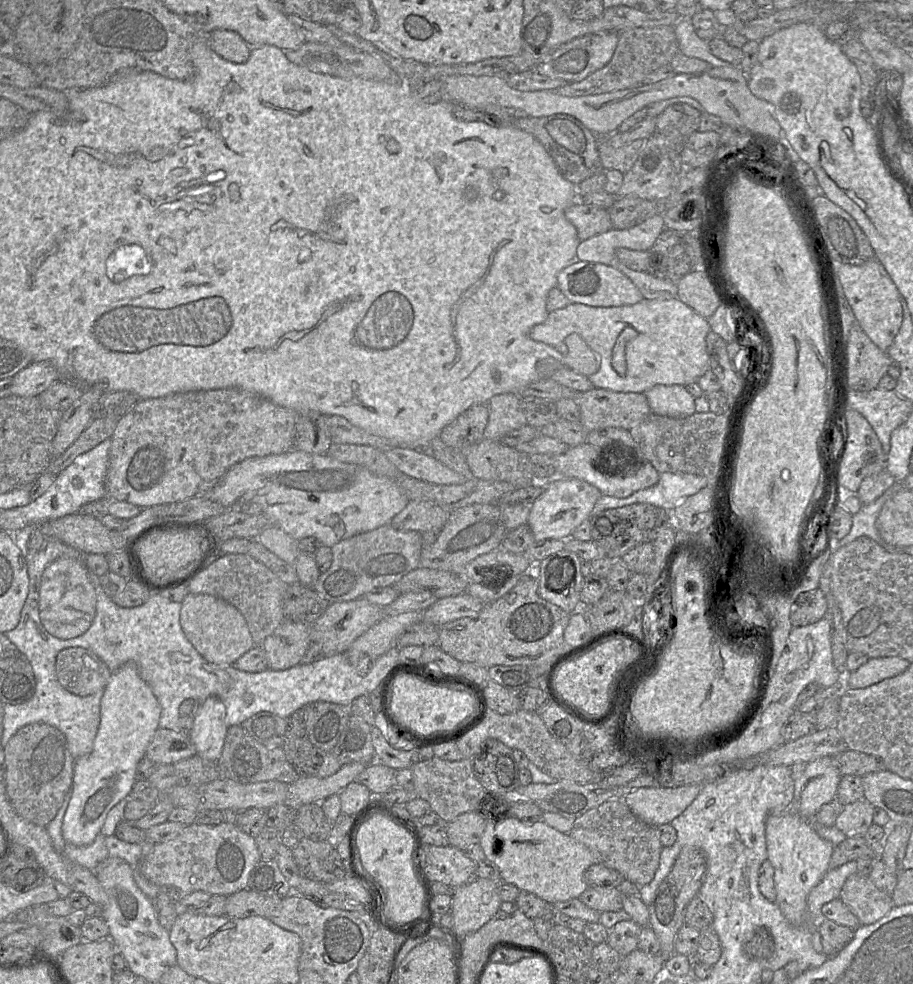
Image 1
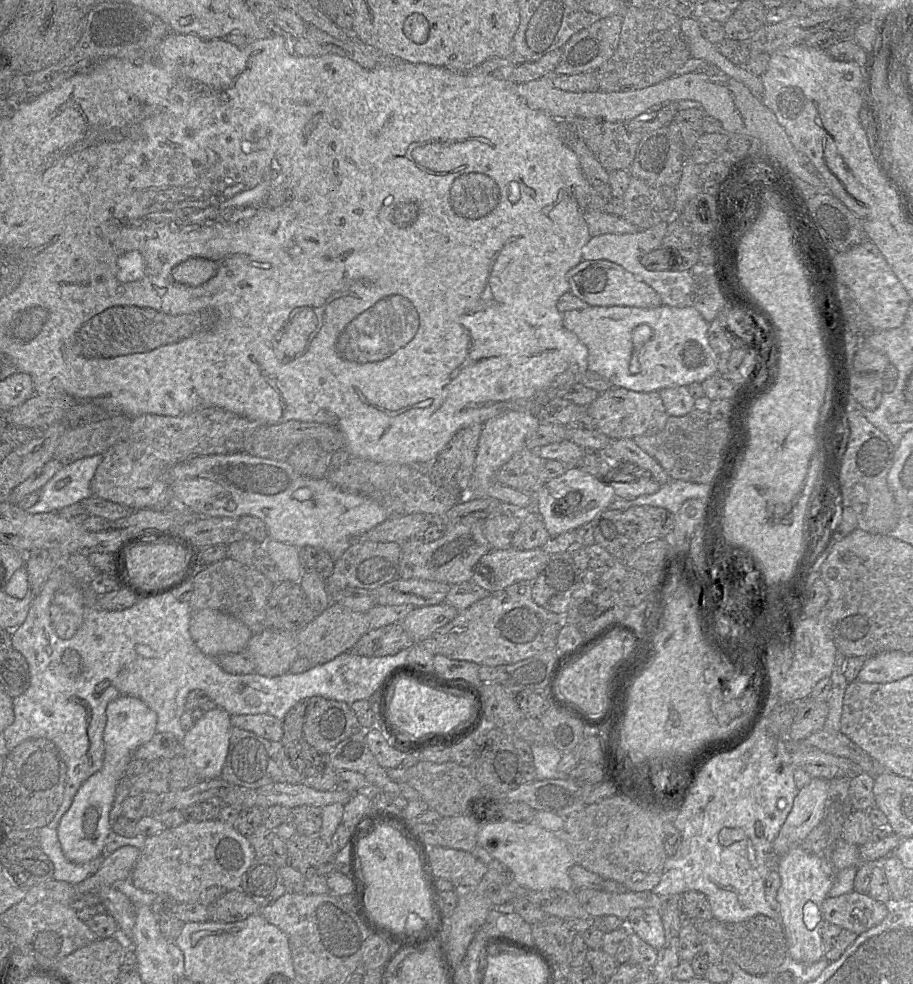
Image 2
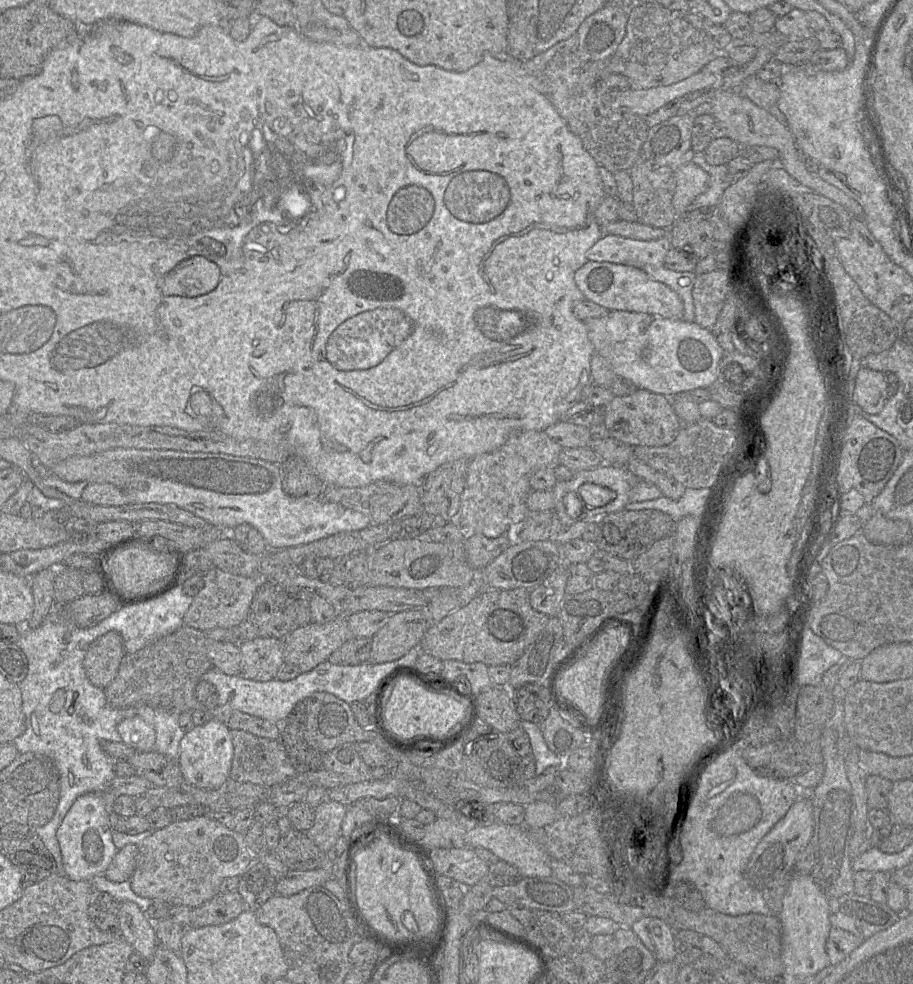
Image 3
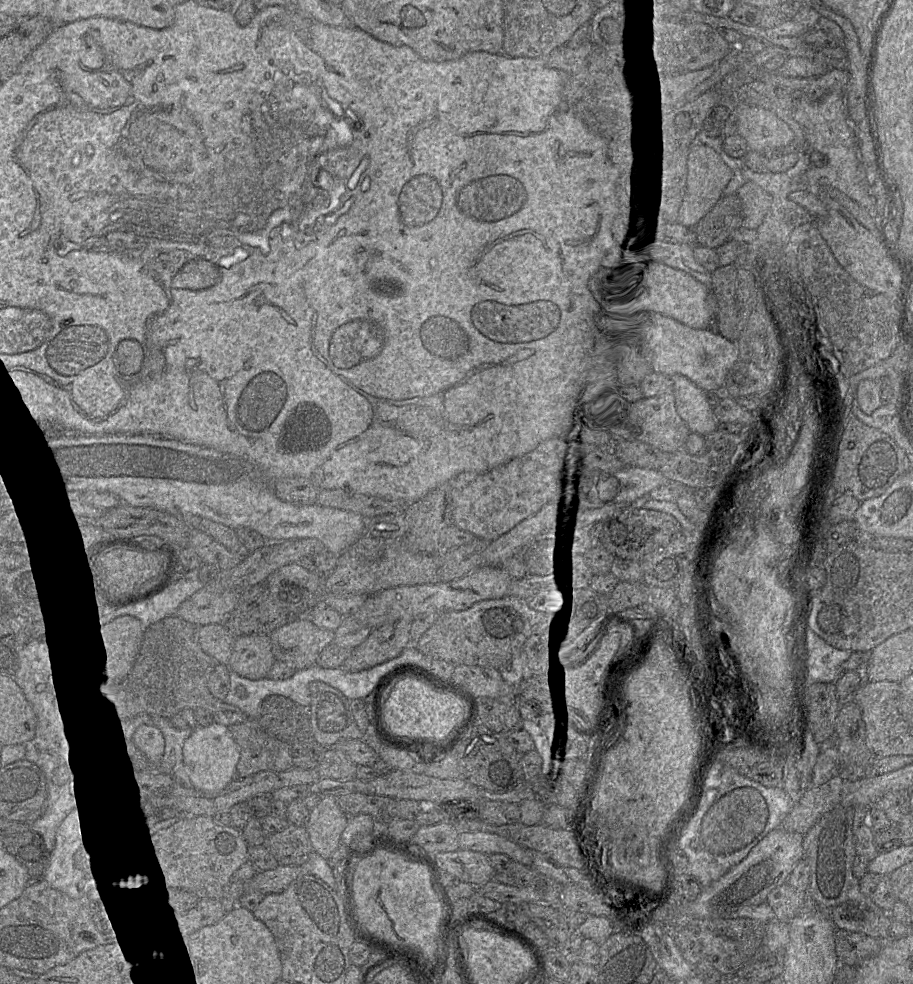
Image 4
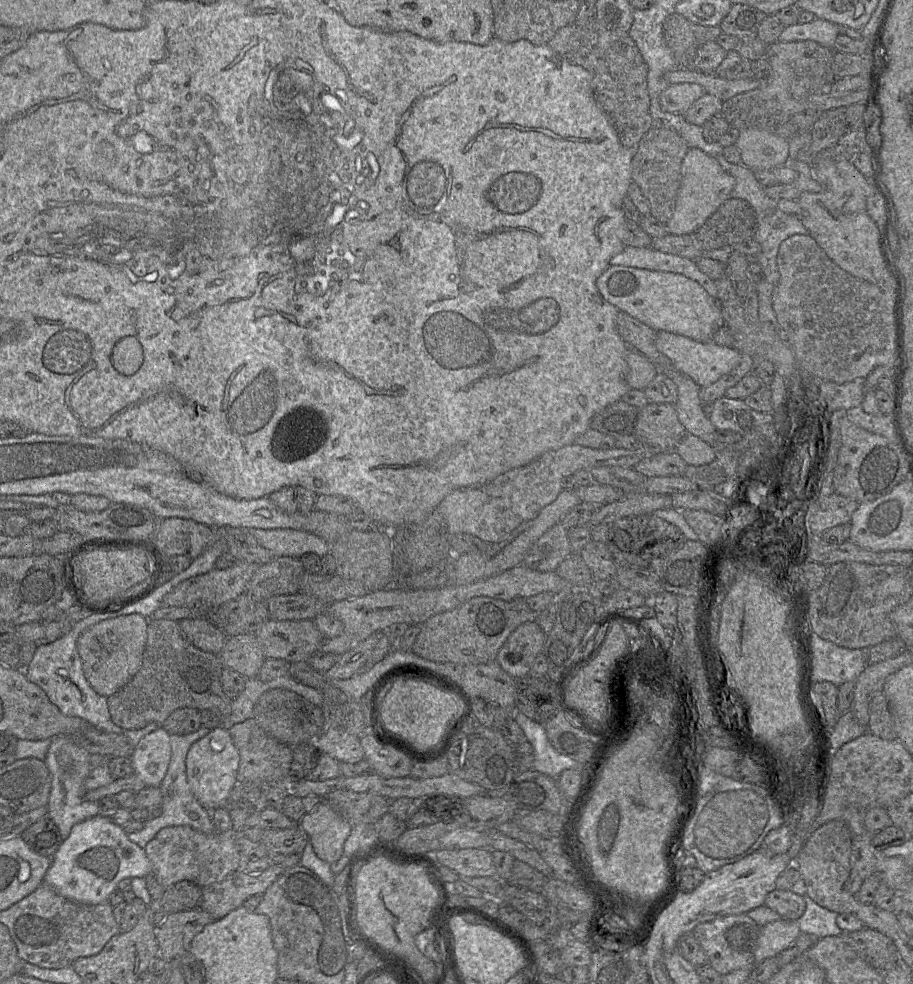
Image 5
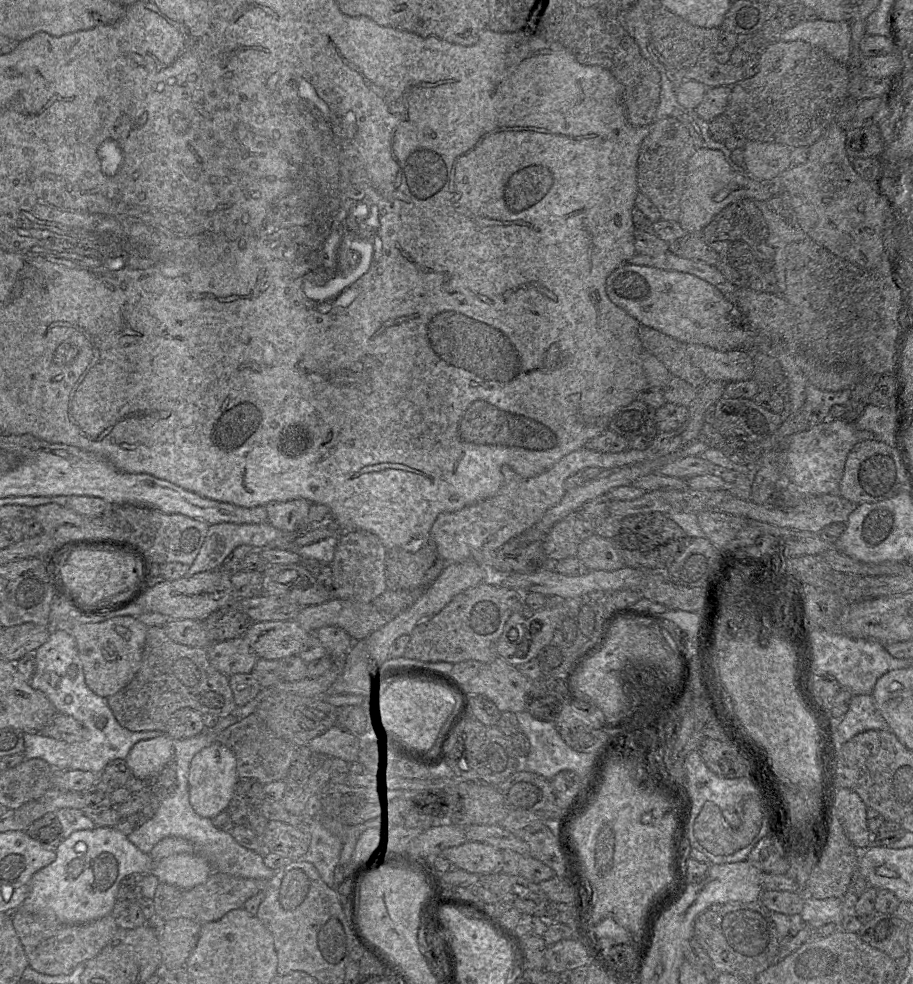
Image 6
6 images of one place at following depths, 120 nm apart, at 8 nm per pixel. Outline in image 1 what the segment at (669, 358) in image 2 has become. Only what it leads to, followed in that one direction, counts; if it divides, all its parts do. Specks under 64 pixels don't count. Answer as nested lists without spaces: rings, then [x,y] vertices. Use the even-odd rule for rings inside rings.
[[[678,297],[670,299],[643,298],[636,304],[623,306],[589,306],[570,303],[549,312],[547,319],[535,325],[530,337],[556,348],[562,355],[564,367],[586,376],[594,387],[612,391],[644,393],[657,384],[687,385],[710,369],[706,336],[711,330],[708,320]]]

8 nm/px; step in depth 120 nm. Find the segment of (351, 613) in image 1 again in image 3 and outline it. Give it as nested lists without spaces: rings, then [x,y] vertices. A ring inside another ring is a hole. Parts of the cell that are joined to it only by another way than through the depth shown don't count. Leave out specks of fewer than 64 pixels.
[[[338,614],[324,624],[310,622],[296,628],[282,639],[284,662],[297,666],[301,673],[309,671],[328,660],[334,651],[351,638],[353,638],[353,634],[349,628],[347,616],[344,614]]]

